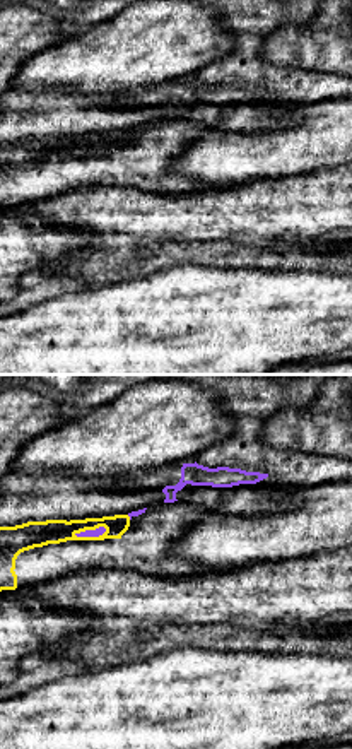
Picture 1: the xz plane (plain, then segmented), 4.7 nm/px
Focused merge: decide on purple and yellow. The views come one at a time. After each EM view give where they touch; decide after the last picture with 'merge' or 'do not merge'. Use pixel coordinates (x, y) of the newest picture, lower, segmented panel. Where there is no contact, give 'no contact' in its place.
meets purple at (89, 530)

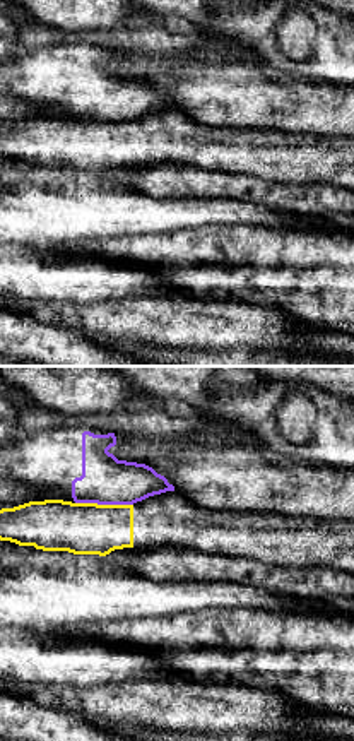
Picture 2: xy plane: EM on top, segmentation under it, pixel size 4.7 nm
meets purple at (105, 503)

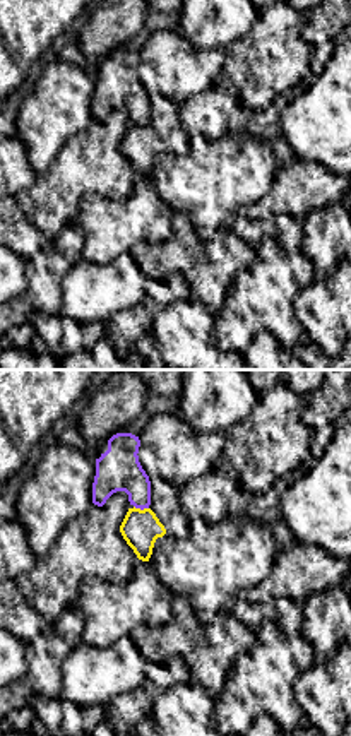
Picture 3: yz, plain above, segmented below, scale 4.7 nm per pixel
meets purple at (141, 509)

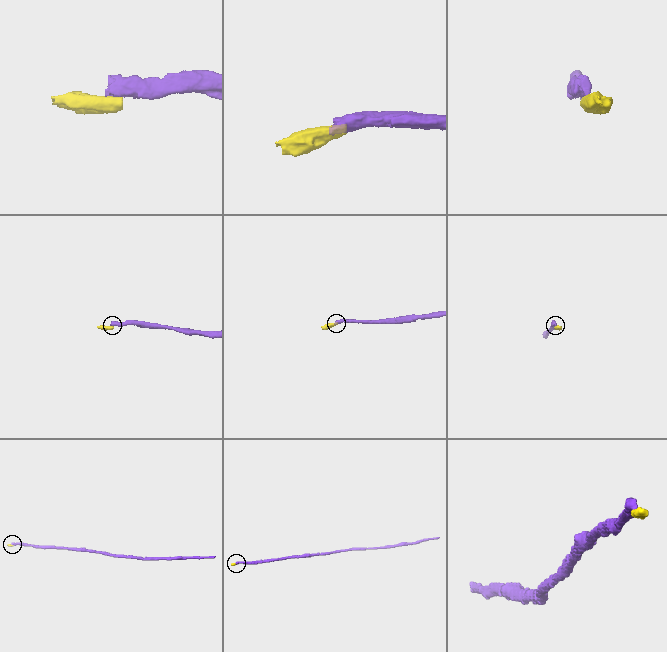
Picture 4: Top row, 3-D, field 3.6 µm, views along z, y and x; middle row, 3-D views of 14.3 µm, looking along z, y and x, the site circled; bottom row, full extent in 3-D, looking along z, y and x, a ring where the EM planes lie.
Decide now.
do not merge

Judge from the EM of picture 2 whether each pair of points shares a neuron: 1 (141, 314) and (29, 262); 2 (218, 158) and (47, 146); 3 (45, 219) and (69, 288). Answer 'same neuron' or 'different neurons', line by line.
1: different neurons
2: same neuron
3: different neurons

